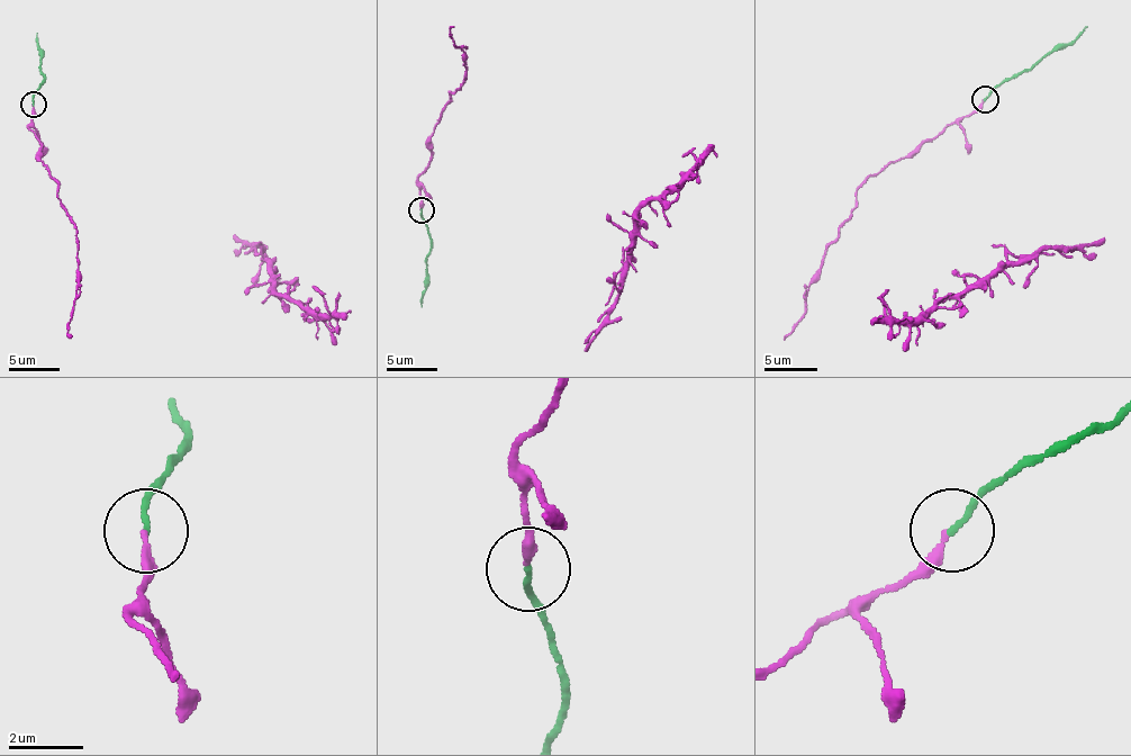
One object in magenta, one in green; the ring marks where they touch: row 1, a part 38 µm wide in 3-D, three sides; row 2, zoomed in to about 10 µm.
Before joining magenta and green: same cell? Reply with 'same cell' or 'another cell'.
same cell

